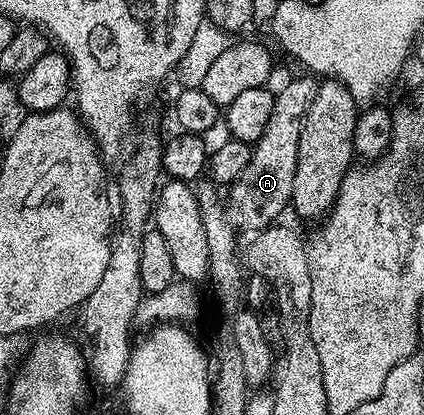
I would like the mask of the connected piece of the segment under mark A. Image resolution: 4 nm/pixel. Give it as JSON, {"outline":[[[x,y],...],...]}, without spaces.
{"outline":[[[303,75],[292,80],[281,90],[278,89],[274,101],[274,111],[270,115],[270,123],[266,123],[266,131],[254,143],[250,163],[246,163],[246,171],[242,171],[239,181],[230,187],[232,205],[230,209],[238,218],[241,230],[259,231],[279,222],[284,208],[289,208],[294,191],[294,175],[298,167],[298,139],[302,135],[302,123],[306,119],[306,111],[313,99],[316,83],[313,78]]]}

